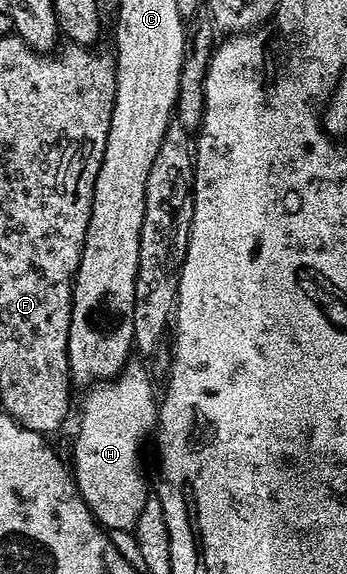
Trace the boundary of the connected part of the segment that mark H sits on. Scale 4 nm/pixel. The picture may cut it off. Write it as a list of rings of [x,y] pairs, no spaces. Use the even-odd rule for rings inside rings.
[[[122,377],[117,381],[95,383],[85,395],[82,420],[78,423],[78,436],[74,439],[72,462],[78,494],[103,528],[111,532],[129,532],[148,498],[146,483],[138,468],[138,450],[146,434],[150,430],[153,432],[158,422],[154,387],[150,383],[129,383],[126,377]]]

